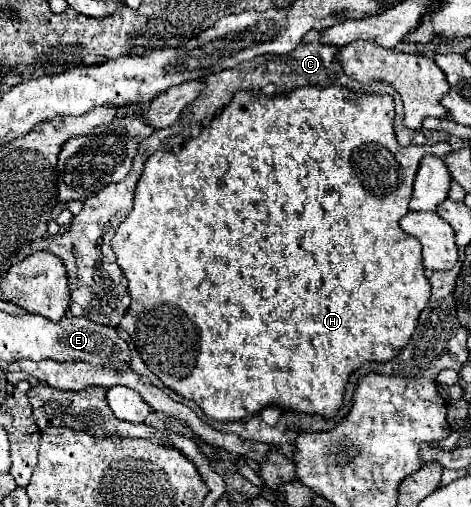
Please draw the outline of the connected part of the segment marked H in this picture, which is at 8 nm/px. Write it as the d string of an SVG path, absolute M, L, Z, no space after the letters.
M302 87L302 89L294 89L290 93L284 95L276 95L276 97L266 97L262 91L240 91L232 97L232 101L222 109L222 113L218 117L212 119L210 127L202 129L202 133L194 139L190 139L176 155L172 153L164 153L158 151L154 153L144 167L144 173L138 181L136 187L136 195L134 195L134 207L130 211L130 215L120 223L120 227L116 229L116 235L112 239L112 251L116 253L116 263L120 265L122 273L128 279L130 285L130 309L124 313L120 327L130 335L132 343L136 345L142 361L148 365L148 369L164 383L164 387L172 389L174 393L178 393L184 399L194 401L208 419L212 421L242 421L246 417L258 415L264 407L280 407L284 411L296 411L296 413L308 413L308 415L322 415L326 419L336 417L336 413L340 413L342 403L344 403L344 389L348 383L348 377L360 369L364 363L368 361L392 361L408 343L410 335L414 333L416 325L418 325L418 315L422 313L422 309L428 305L430 299L430 283L424 275L424 267L422 267L422 253L420 253L420 243L416 239L412 239L410 235L404 235L404 231L400 231L400 219L408 213L408 201L412 195L412 183L418 171L418 163L424 155L436 155L436 157L446 157L452 147L448 141L440 141L438 145L422 145L422 147L400 147L396 137L394 137L394 129L392 129L392 119L394 119L394 101L390 95L376 95L376 93L356 93L350 91L346 87Z

